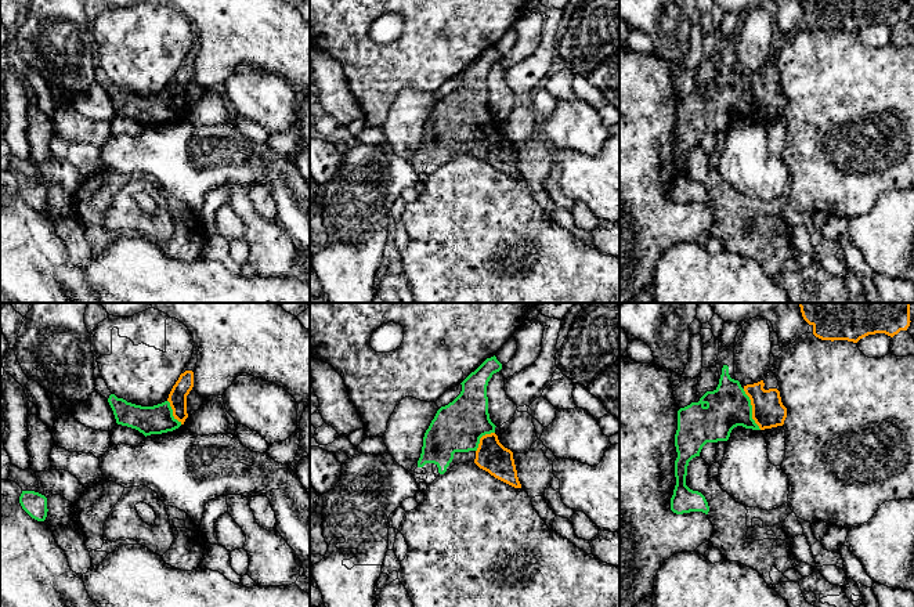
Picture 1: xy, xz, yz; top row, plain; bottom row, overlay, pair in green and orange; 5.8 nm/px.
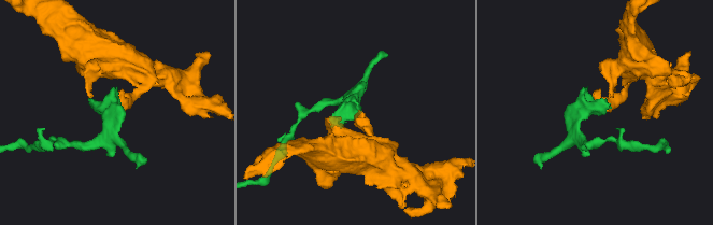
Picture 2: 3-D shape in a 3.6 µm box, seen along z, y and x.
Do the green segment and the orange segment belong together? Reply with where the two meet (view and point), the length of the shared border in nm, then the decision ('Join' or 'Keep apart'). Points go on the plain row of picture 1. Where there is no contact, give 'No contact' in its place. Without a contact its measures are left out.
Touches green at yz (751, 100). Shared border 260 nm. Join

